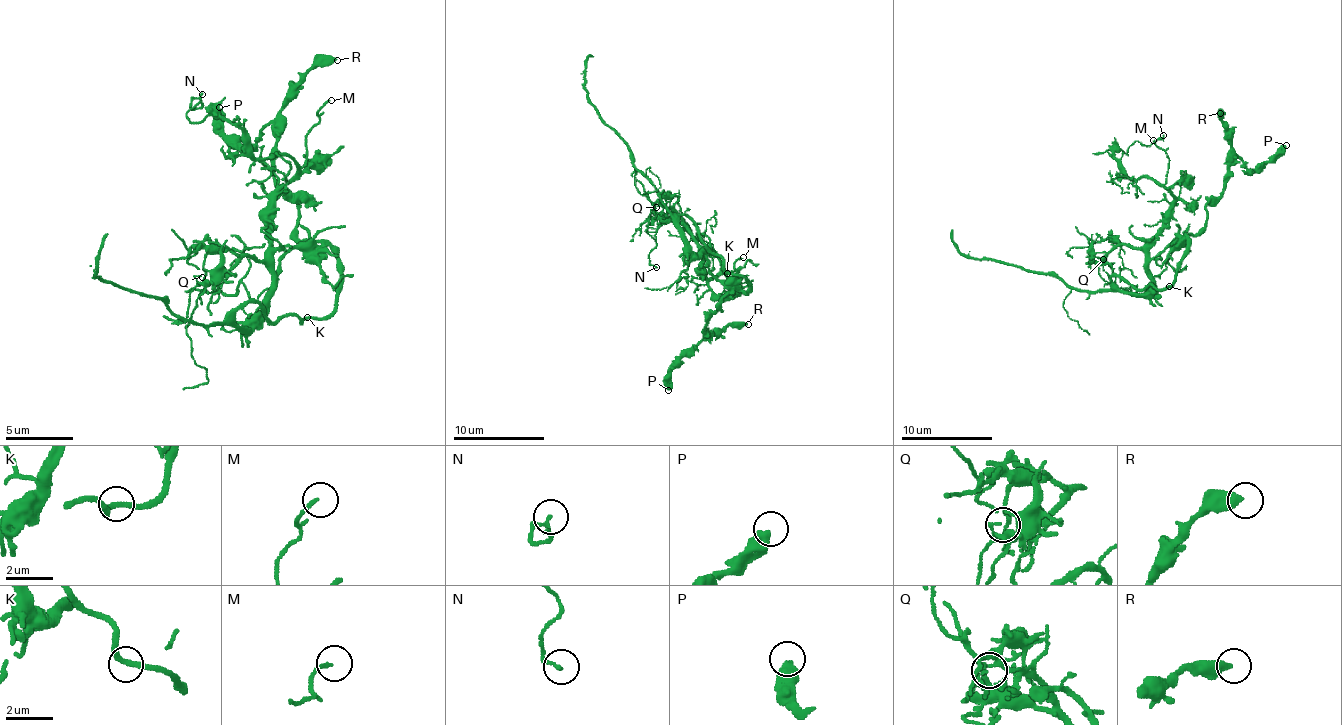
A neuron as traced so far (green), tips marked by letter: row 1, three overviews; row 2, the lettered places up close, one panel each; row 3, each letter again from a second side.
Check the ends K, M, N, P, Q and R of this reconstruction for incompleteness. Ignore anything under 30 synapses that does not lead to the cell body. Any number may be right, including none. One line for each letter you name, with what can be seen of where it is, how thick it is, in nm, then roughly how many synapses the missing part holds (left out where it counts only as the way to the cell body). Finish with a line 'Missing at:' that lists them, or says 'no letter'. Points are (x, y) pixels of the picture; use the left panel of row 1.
Missing at: no letter

